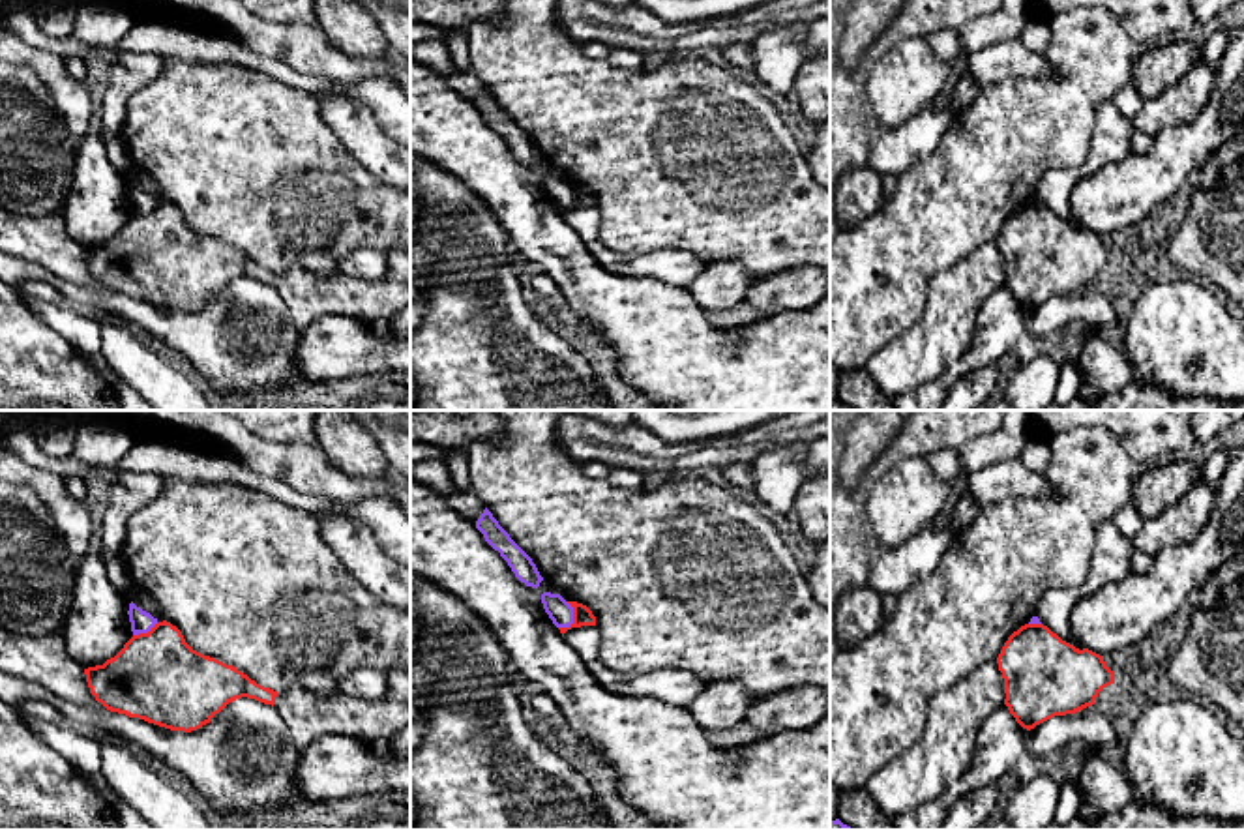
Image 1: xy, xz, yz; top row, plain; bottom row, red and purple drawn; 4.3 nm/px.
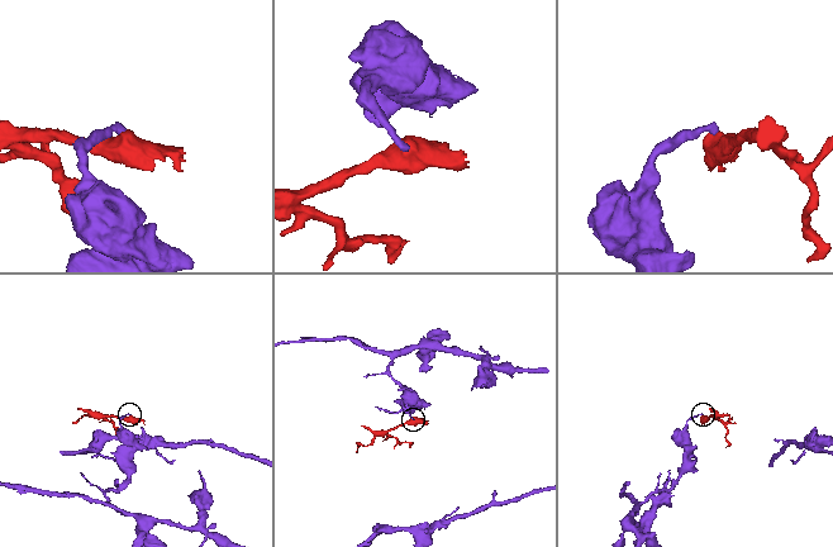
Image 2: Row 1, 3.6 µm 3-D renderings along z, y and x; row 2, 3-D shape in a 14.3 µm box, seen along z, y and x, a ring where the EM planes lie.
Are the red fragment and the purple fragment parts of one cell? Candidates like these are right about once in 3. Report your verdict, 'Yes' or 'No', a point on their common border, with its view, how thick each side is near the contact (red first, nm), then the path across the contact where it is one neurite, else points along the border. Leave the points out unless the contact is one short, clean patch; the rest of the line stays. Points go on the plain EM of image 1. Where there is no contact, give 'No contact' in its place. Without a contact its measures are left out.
No. Touches red at xz (574, 199). Thickness 80 nm (red) against 100 nm. Boundary: xz (566, 182), (572, 188), (572, 203), (559, 208)

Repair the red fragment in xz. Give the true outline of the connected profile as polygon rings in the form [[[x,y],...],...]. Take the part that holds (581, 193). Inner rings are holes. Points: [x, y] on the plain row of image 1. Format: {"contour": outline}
{"contour": [[[568,182],[568,184],[573,187],[573,204],[571,204],[570,208],[558,208],[560,214],[562,214],[562,217],[564,217],[564,214],[566,214],[568,210],[571,210],[571,208],[596,206],[596,197],[592,195],[592,191],[590,191],[586,185],[577,184],[577,182]]]}

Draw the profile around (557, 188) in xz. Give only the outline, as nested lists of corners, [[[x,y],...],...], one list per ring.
[[[543,172],[541,184],[556,208],[570,208],[573,204],[573,187],[560,174]]]

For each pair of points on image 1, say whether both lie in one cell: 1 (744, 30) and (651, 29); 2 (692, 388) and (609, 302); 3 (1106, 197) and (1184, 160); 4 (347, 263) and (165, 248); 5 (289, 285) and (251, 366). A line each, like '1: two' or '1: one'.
1: one
2: one
3: one
4: two
5: two

